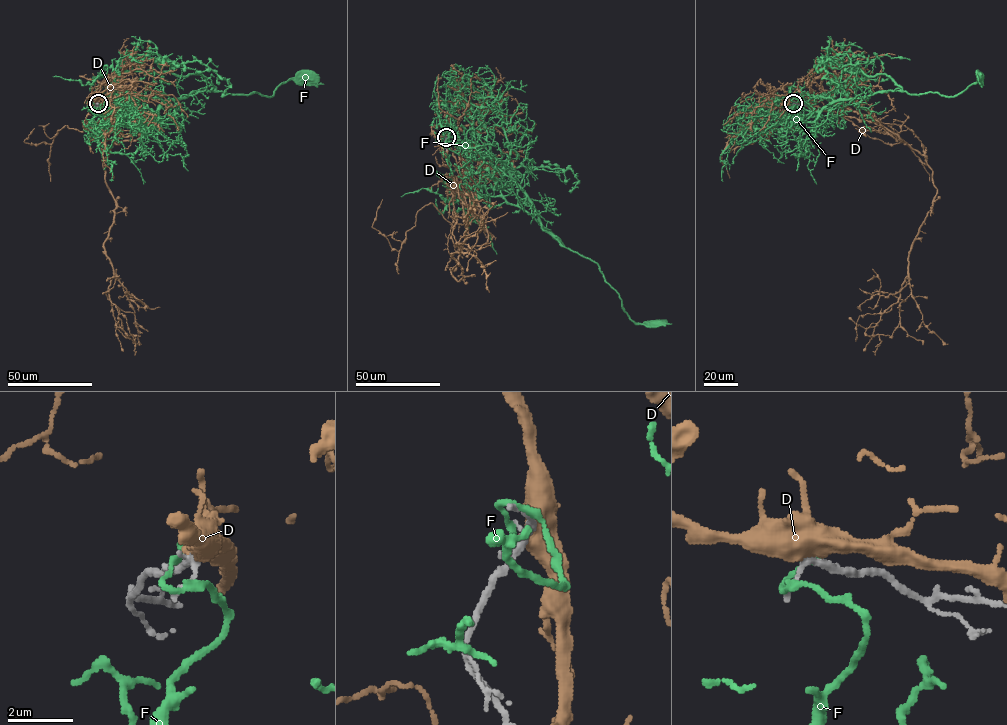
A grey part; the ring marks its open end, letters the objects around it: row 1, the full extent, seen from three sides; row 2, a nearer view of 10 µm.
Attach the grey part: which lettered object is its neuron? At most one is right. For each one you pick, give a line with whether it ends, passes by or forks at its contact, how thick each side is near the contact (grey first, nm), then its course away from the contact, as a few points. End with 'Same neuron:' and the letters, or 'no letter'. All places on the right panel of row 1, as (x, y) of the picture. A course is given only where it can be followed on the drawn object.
Same neuron: no letter

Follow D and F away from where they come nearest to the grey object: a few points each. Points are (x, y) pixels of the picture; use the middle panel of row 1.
D: (446, 138), (468, 230), (451, 270), (457, 281), (463, 276), (452, 256), (461, 252), (456, 244), (482, 219)
F: (445, 138), (452, 132), (461, 148), (480, 144), (502, 162), (541, 227), (598, 265), (633, 320), (655, 322)

